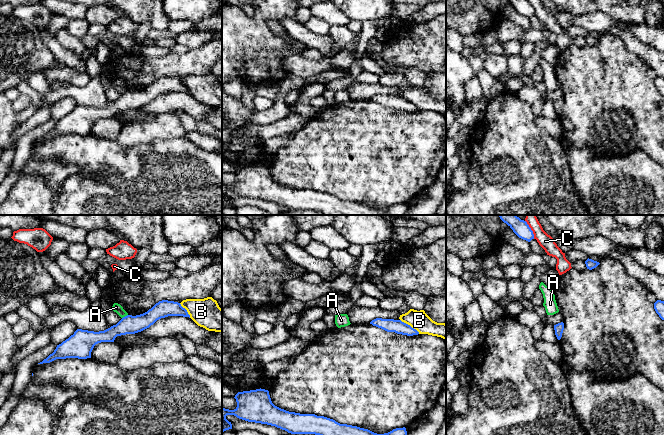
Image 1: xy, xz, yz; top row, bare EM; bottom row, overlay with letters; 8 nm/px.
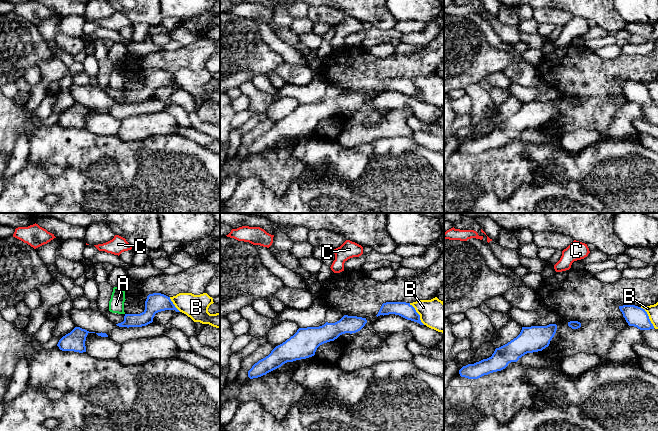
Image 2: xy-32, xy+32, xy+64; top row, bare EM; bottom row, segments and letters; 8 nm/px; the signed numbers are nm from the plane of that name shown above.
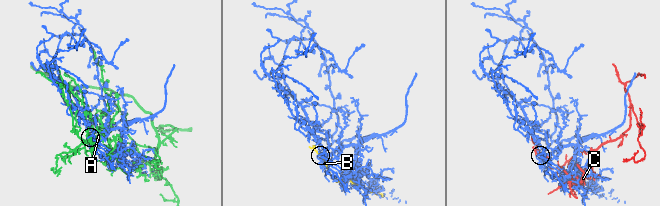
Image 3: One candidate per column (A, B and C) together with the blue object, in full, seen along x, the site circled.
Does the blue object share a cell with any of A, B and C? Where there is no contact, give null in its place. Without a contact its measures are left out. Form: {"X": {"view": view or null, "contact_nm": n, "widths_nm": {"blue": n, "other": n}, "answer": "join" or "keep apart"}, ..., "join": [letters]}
{"A": {"view": "xy", "contact_nm": 60, "widths_nm": {"blue": 150, "other": 70}, "answer": "keep apart"}, "B": {"view": "xz", "contact_nm": 200, "widths_nm": {"blue": 110, "other": 160}, "answer": "keep apart"}, "C": {"view": "yz", "contact_nm": 130, "widths_nm": {"blue": 120, "other": 110}, "answer": "keep apart"}, "join": []}

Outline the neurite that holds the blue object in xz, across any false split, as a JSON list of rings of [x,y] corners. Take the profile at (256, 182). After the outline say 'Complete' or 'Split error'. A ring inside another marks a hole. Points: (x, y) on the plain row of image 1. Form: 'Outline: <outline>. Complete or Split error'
Outline: [[[261,164],[238,168],[234,174],[237,178],[234,186],[222,184],[222,209],[232,205],[226,192],[234,191],[248,198],[275,202],[291,210],[315,210],[324,215],[406,215],[407,212],[405,203],[377,210],[324,192],[289,188],[275,182],[269,167]]]. Complete

